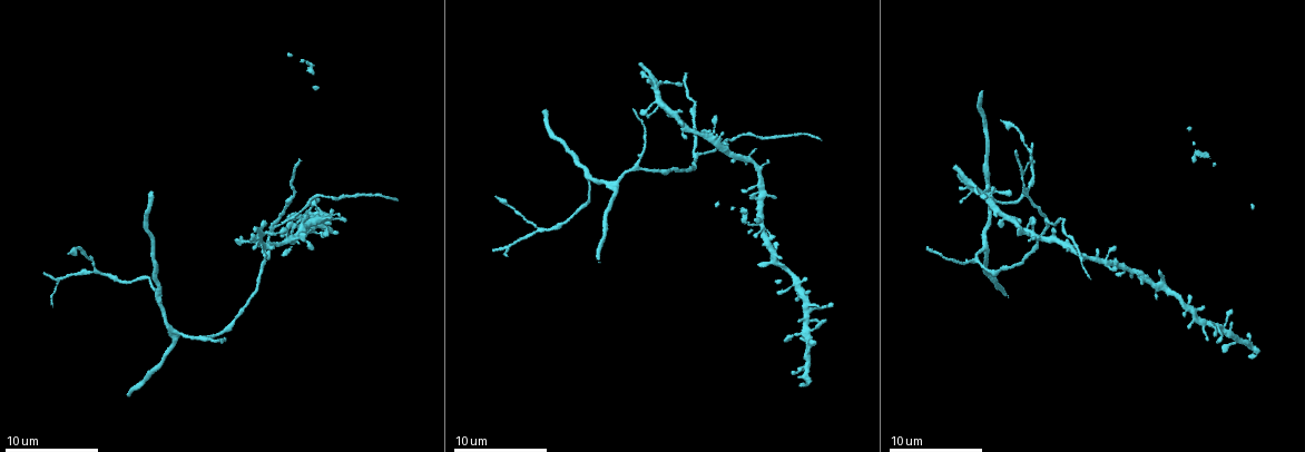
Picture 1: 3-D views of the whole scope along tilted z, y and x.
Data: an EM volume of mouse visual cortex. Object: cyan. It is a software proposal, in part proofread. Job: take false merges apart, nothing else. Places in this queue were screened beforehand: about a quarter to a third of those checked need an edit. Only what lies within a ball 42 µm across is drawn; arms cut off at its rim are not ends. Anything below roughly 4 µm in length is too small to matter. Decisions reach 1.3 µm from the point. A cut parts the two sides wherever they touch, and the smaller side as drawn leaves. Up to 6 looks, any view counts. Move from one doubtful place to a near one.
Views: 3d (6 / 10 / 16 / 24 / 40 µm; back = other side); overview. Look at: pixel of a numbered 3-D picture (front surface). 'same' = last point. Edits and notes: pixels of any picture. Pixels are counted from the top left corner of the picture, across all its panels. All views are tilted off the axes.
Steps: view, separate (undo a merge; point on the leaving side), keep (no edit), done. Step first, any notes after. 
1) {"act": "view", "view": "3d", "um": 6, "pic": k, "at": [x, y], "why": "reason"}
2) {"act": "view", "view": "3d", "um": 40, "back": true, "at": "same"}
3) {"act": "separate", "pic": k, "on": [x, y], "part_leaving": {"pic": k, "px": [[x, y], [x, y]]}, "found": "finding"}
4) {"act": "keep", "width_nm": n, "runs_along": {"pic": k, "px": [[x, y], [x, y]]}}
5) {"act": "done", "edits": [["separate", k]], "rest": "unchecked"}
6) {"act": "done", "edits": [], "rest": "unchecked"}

{"act": "view", "view": "3d", "um": 6, "pic": 1, "at": [301, 208], "why": "arms part here"}

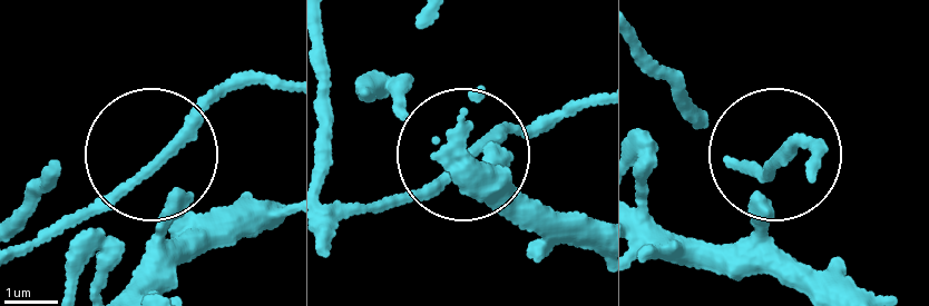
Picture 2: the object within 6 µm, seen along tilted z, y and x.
{"act": "keep", "arms": 3, "runs_along": {"pic": 2, "px": [[15, 260], [193, 138], [245, 75]]}, "found": "one neuron here"}

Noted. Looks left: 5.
{"act": "view", "view": "3d", "um": 6, "pic": 1, "at": [1104, 259]}

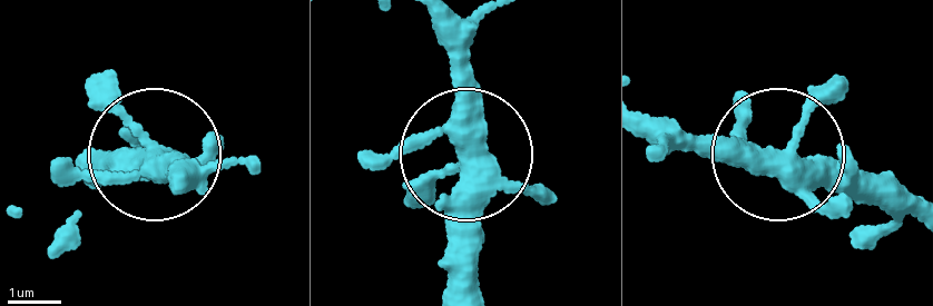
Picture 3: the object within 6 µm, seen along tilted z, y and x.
{"act": "view", "view": "3d", "um": 6, "back": true, "pic": 3, "at": [792, 163]}

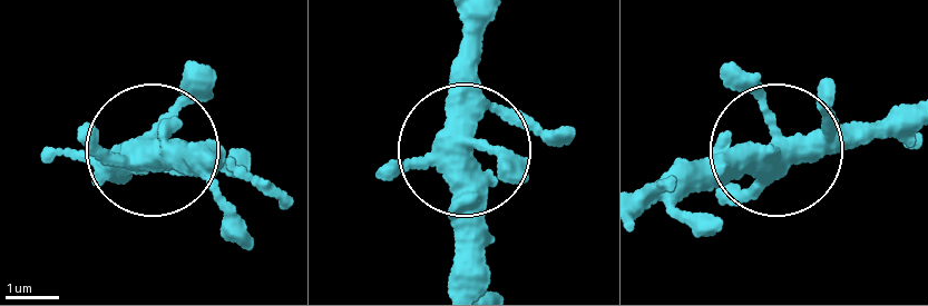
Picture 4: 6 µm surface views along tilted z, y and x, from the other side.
{"act": "keep", "arms": 4, "runs_along": {"pic": 4, "px": [[491, 17], [465, 165], [486, 269]]}, "found": "one neuron here"}

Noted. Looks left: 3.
{"act": "view", "view": "3d", "um": 10, "pic": 1, "at": [1163, 284], "why": "looks like a crossing"}

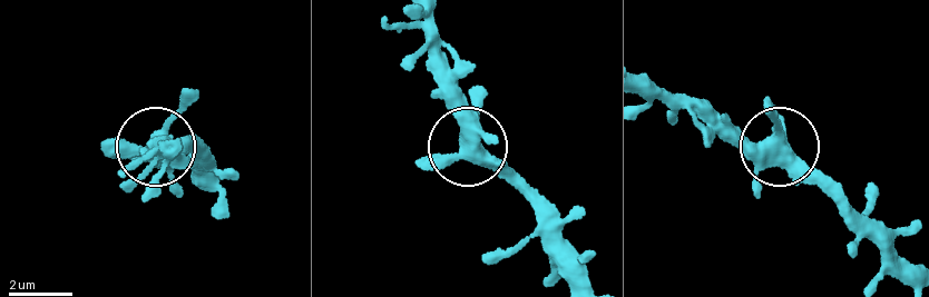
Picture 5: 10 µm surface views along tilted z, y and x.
{"act": "keep", "arms": 4, "runs_along": {"pic": 5, "px": [[647, 83], [709, 107], [749, 136], [779, 140], [770, 104]]}, "found": "continuous, no second neuron"}

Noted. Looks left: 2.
{"act": "done", "edits": [], "rest": "unchecked"}

